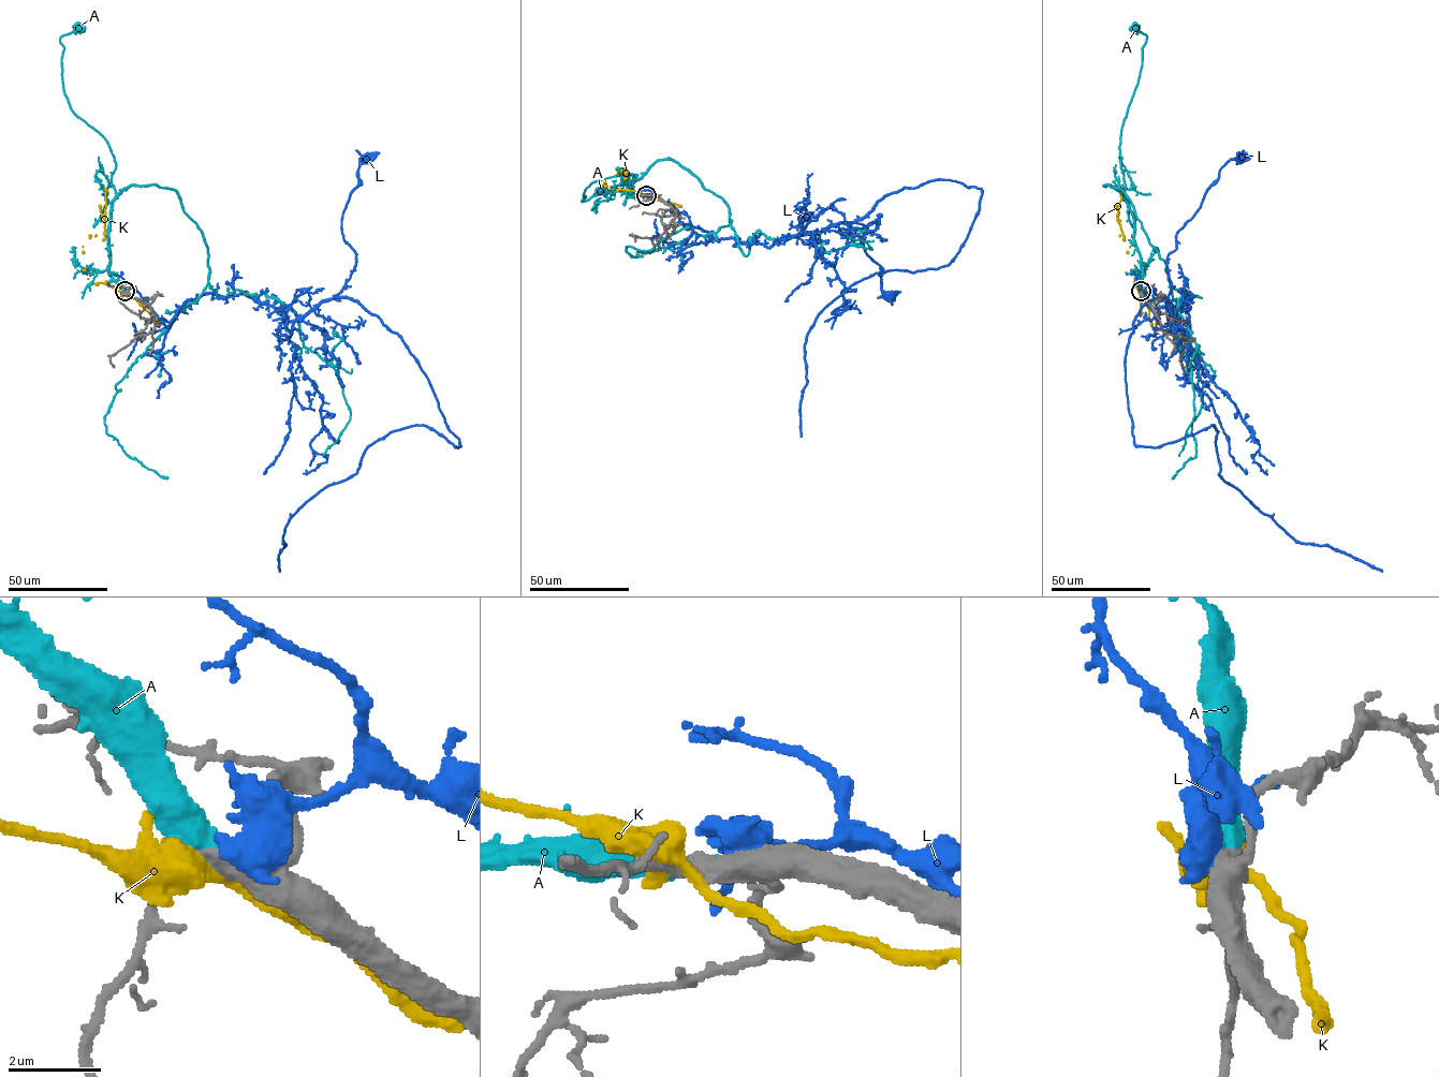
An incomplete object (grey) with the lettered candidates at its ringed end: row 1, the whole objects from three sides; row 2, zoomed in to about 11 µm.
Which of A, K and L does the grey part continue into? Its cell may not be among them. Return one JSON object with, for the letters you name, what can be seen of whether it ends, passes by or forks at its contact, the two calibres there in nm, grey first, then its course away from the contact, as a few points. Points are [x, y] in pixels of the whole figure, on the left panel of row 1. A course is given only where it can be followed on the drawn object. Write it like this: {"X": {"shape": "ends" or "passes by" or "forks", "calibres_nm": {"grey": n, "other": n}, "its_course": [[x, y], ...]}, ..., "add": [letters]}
{"A": {"shape": "ends", "calibres_nm": {"grey": 440, "other": 480}, "its_course": [[125, 291], [108, 273], [114, 157], [106, 139], [73, 112], [63, 88], [59, 38], [78, 28]]}, "add": ["A"]}

